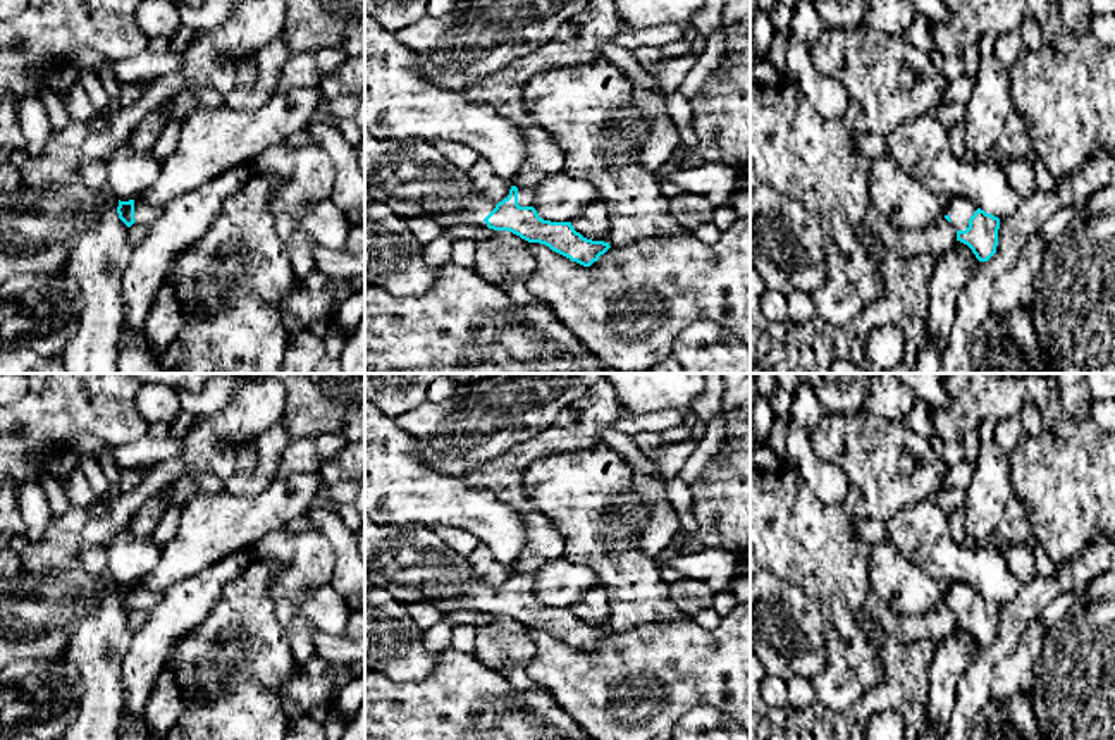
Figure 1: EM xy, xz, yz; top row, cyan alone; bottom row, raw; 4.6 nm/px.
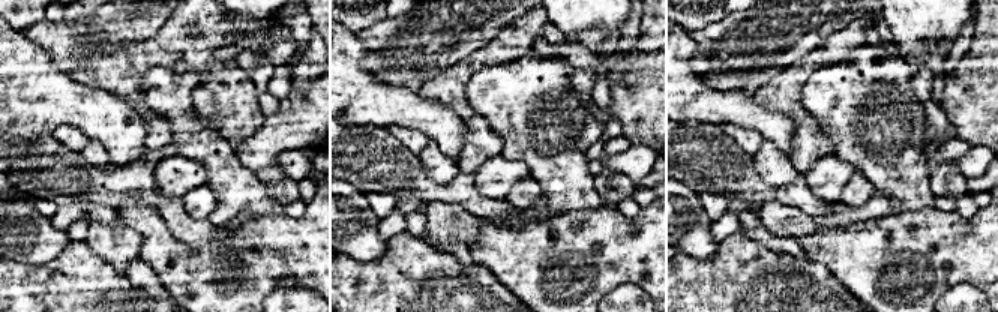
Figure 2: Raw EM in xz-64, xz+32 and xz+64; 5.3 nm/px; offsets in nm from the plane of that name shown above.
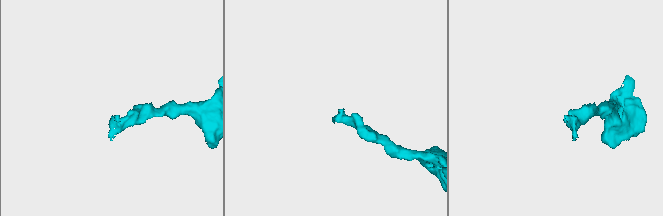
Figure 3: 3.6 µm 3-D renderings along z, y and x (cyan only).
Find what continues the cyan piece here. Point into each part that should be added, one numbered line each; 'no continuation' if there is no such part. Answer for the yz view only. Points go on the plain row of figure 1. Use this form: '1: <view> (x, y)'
1: yz (960, 596)

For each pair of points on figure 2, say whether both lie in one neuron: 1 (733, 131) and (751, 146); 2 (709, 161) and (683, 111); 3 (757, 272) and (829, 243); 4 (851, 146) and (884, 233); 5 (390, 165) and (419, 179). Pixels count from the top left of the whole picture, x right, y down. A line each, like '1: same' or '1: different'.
1: same
2: different
3: different
4: different
5: same

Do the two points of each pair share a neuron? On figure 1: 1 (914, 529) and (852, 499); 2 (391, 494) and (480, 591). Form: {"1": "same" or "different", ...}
{"1": "different", "2": "different"}

